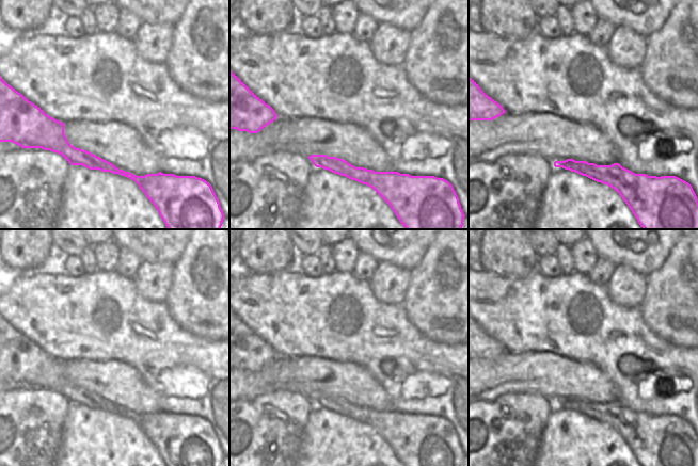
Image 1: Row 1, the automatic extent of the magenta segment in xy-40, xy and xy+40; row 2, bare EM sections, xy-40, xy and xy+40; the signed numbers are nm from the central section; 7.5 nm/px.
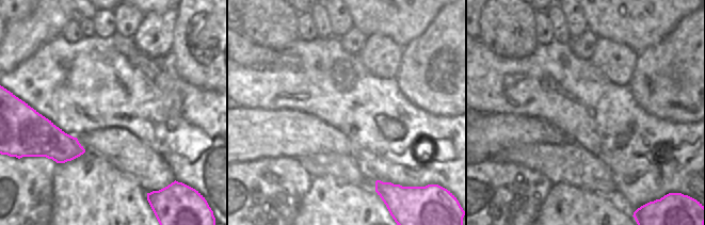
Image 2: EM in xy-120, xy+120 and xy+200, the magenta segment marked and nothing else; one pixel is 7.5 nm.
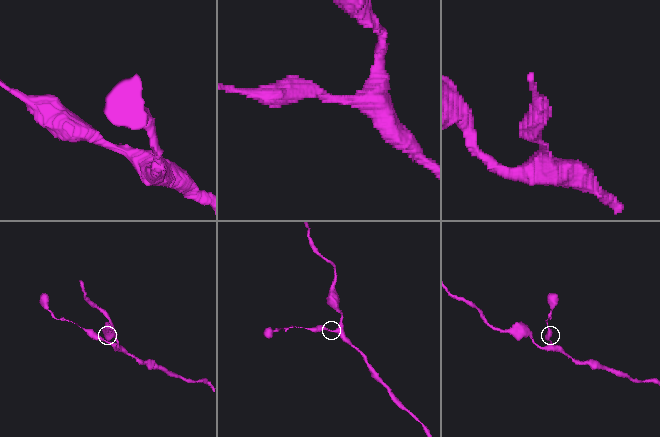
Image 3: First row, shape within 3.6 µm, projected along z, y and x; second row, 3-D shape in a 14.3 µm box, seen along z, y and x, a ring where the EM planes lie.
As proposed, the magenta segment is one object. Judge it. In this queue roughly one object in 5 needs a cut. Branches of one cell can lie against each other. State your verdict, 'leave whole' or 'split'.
leave whole

